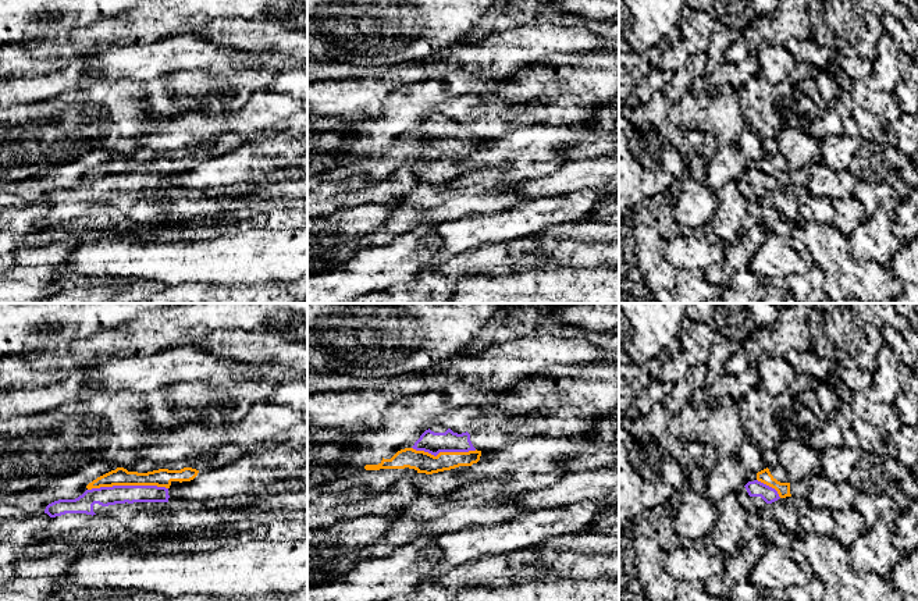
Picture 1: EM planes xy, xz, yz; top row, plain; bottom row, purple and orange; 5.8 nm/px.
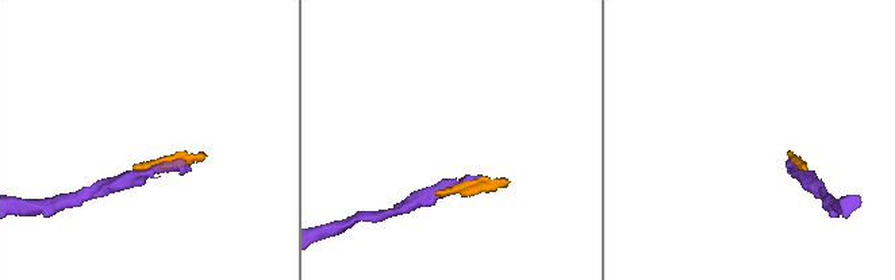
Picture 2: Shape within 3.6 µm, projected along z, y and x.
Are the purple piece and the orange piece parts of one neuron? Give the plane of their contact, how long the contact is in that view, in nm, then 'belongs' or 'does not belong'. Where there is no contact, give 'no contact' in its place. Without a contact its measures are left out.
contact in xy; length 460 nm; belongs

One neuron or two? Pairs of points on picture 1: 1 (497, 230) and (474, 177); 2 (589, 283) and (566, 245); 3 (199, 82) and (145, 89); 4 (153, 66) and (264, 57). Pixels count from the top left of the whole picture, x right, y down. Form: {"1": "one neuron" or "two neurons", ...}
{"1": "two neurons", "2": "two neurons", "3": "one neuron", "4": "one neuron"}

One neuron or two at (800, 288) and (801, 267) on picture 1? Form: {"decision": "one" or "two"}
{"decision": "two"}

